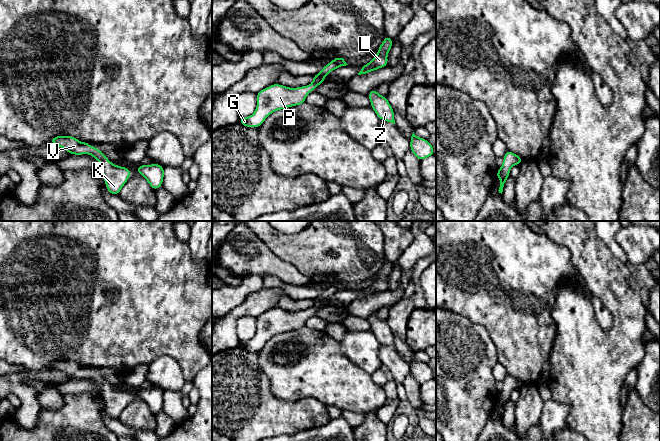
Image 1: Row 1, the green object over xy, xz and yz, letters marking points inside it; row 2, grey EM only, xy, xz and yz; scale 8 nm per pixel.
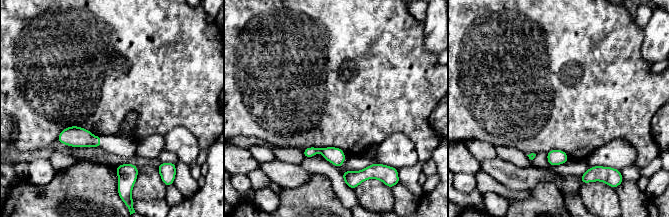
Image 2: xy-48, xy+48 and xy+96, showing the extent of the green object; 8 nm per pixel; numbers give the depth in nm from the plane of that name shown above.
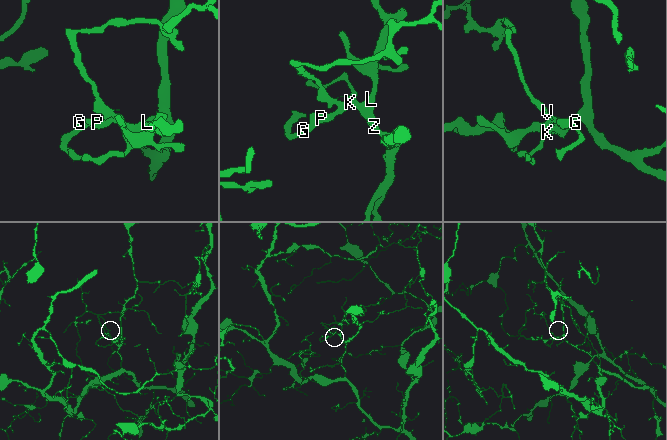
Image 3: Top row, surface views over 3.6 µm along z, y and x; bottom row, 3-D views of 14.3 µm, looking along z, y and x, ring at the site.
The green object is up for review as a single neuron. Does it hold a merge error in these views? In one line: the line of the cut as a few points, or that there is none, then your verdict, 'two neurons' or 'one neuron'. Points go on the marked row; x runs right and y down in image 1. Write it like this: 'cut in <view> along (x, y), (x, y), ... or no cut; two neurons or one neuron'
no cut; one neuron

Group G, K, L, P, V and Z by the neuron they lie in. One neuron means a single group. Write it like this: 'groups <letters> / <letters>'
groups G K L P V Z

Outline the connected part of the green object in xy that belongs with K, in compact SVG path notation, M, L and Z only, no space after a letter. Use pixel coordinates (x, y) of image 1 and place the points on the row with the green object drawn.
M59 135L51 138L50 143L65 149L68 154L77 156L88 154L93 156L100 163L106 188L112 195L119 194L132 173L127 167L118 166L110 162L107 156L98 148L92 147L87 142L80 142L73 136Z

